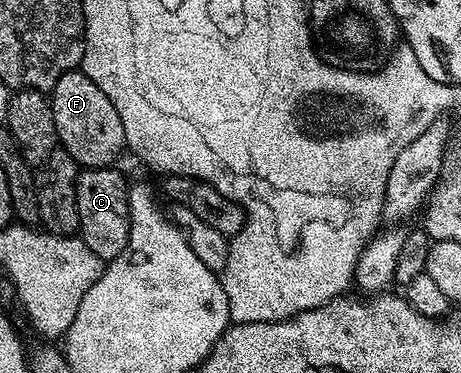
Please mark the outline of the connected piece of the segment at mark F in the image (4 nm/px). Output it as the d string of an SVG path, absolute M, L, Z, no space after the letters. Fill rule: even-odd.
M73 70L62 74L50 93L54 126L59 147L72 155L81 169L110 168L117 163L120 155L125 155L122 118L114 110L114 102L90 82L83 70Z

